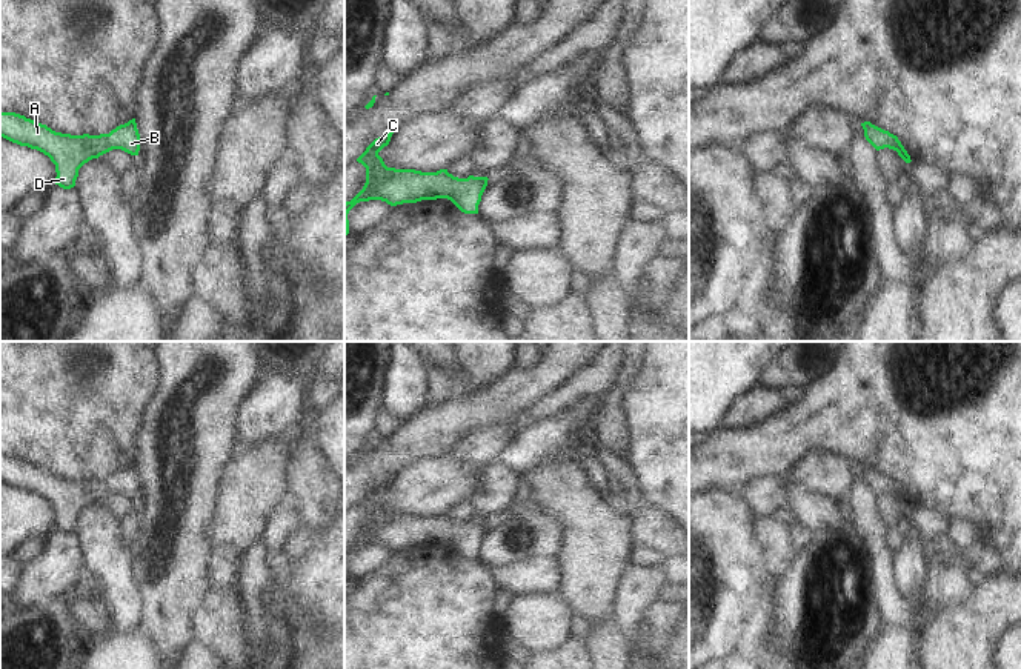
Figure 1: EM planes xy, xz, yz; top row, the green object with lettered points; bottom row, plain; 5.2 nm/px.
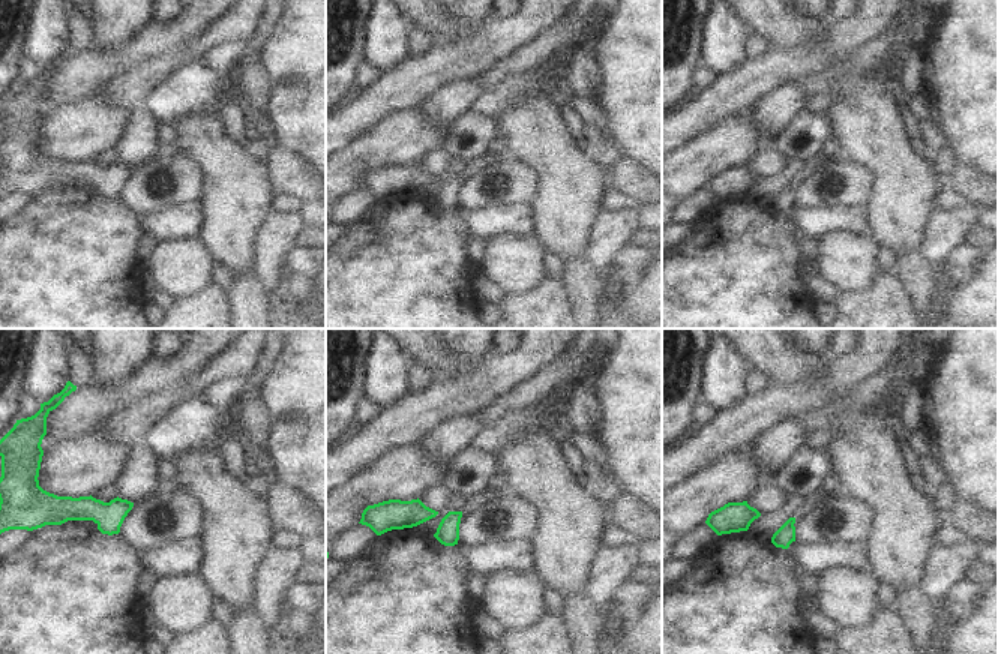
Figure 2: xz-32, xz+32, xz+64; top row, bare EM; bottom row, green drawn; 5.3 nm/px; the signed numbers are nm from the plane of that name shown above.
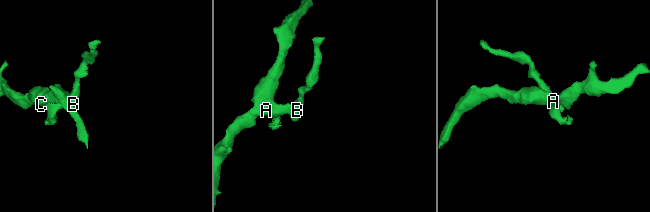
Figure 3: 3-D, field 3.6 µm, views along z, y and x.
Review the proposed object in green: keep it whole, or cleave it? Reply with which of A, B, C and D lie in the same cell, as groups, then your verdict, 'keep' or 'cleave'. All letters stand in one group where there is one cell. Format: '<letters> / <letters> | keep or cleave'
A B C D | keep

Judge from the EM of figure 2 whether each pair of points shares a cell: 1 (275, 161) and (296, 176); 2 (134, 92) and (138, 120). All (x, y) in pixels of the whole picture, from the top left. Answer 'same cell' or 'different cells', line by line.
1: same cell
2: different cells

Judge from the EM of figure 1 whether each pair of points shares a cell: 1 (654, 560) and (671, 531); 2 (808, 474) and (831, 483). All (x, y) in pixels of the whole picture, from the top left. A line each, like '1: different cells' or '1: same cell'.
1: different cells
2: same cell

